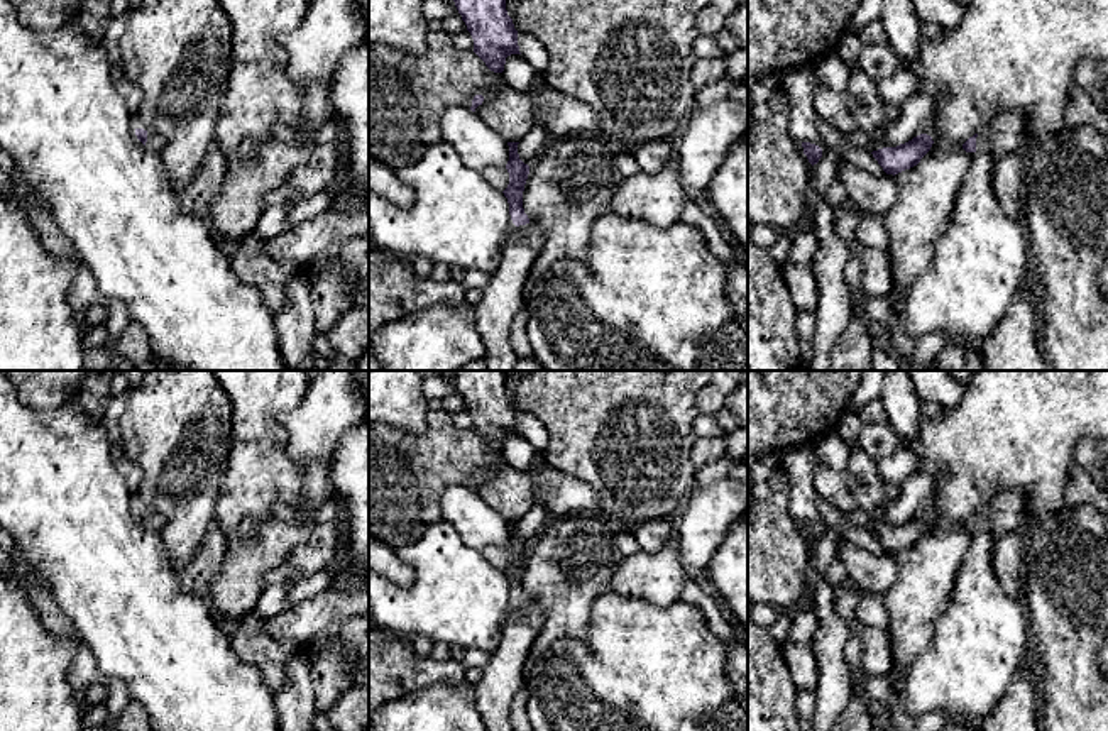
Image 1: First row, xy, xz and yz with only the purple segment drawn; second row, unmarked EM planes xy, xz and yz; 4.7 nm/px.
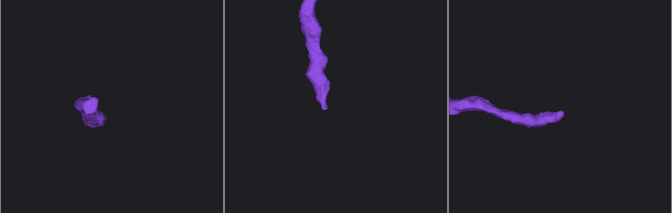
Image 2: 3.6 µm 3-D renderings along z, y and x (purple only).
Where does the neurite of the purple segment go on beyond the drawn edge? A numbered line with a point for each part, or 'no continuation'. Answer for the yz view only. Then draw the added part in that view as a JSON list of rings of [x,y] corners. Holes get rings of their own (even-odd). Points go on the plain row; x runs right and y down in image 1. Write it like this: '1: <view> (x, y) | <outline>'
1: yz (1007, 511) | [[[998,489],[978,513],[976,530],[990,531],[996,538],[1010,531],[1020,531],[1030,518],[1025,491]]]

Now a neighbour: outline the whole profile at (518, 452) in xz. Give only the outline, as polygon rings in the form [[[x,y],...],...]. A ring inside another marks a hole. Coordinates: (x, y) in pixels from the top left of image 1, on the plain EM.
[[[521,433],[506,437],[502,455],[509,465],[528,470],[536,453],[536,448]]]

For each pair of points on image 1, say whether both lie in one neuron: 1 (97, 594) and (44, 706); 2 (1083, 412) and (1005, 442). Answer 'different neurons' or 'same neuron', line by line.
1: different neurons
2: same neuron

